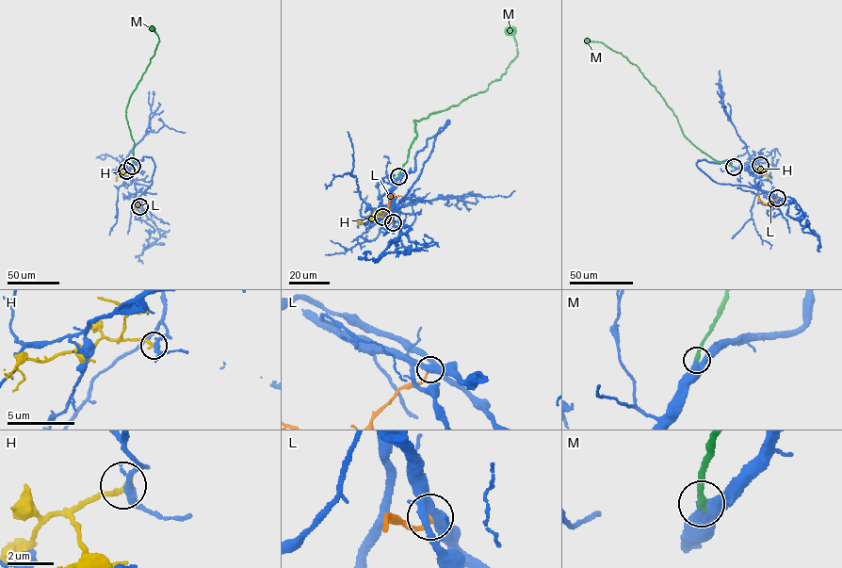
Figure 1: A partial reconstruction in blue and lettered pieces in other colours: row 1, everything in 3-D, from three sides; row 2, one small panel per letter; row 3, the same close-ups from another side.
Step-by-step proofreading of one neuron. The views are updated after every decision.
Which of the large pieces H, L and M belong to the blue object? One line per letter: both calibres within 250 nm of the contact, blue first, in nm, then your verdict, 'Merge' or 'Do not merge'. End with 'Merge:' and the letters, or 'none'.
H: Thickness 300 nm (blue) against 260 nm. Do not merge
L: Thickness 460 nm (blue) against 300 nm. Do not merge
M: Thickness 400 nm (blue) against 320 nm. Merge
Merge: M

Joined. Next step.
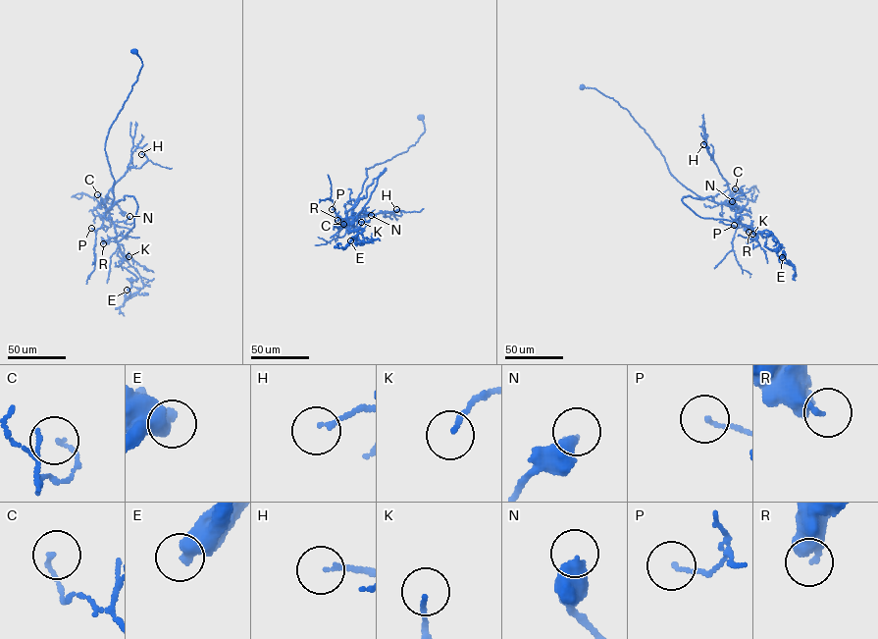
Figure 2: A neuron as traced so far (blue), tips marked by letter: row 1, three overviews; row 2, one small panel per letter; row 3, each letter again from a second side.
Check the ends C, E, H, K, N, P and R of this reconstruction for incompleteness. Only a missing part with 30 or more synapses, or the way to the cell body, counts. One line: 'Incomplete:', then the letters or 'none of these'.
Incomplete: none of these

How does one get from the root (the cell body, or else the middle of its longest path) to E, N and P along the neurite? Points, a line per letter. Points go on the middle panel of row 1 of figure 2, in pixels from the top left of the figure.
E: (421, 117), (425, 132), (415, 144), (365, 168), (367, 178), (352, 209), (348, 233), (364, 231), (350, 240)
N: (421, 117), (425, 132), (415, 144), (389, 160), (365, 168), (367, 178), (351, 214), (357, 218), (371, 215)
P: (421, 117), (425, 132), (415, 144), (365, 168), (367, 178), (351, 217), (340, 219), (332, 209)

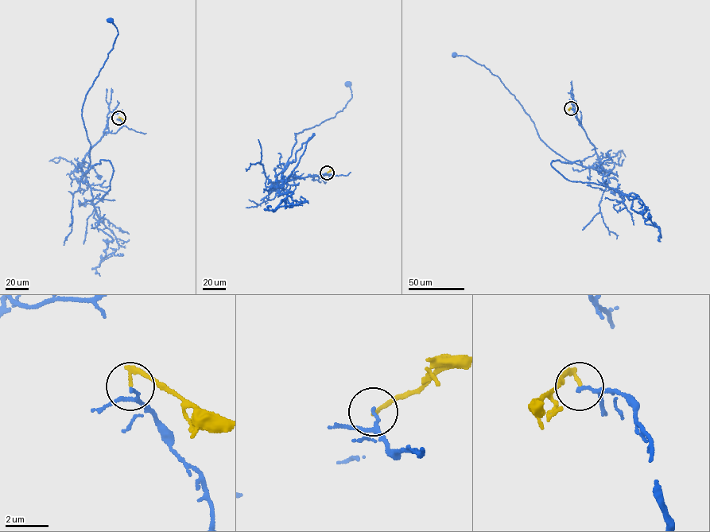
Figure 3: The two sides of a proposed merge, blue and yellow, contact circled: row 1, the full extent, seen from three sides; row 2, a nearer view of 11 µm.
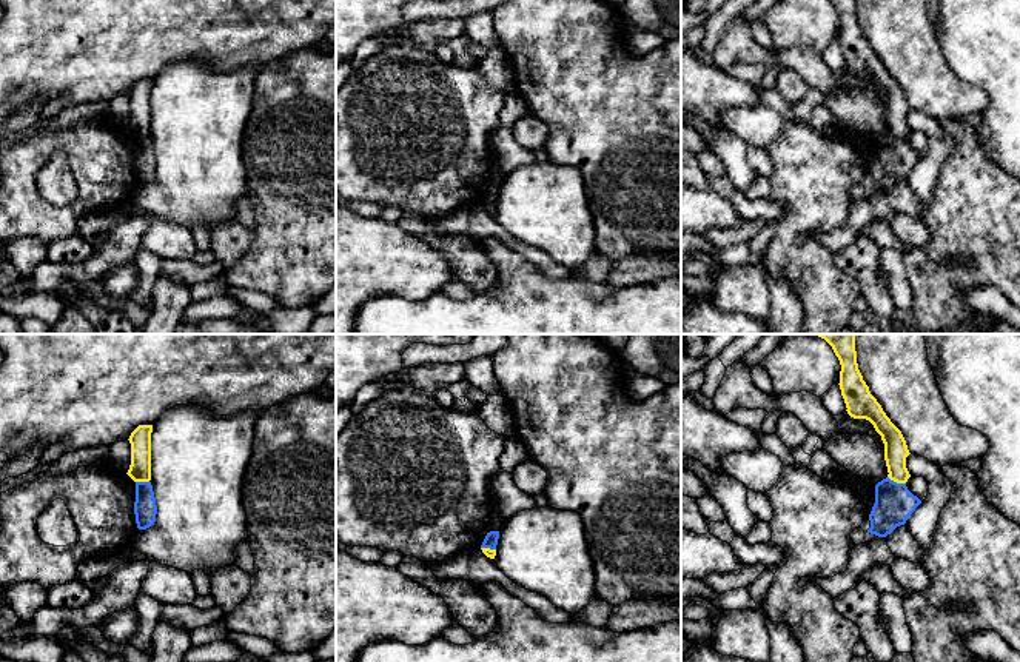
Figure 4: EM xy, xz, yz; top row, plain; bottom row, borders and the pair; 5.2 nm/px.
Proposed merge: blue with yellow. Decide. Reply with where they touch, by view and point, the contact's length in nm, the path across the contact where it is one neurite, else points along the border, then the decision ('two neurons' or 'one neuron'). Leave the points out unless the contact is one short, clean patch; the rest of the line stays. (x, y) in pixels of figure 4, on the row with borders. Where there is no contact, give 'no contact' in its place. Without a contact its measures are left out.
yz (895, 482) | 100 nm | along yz (888, 476), (905, 484) | two neurons

